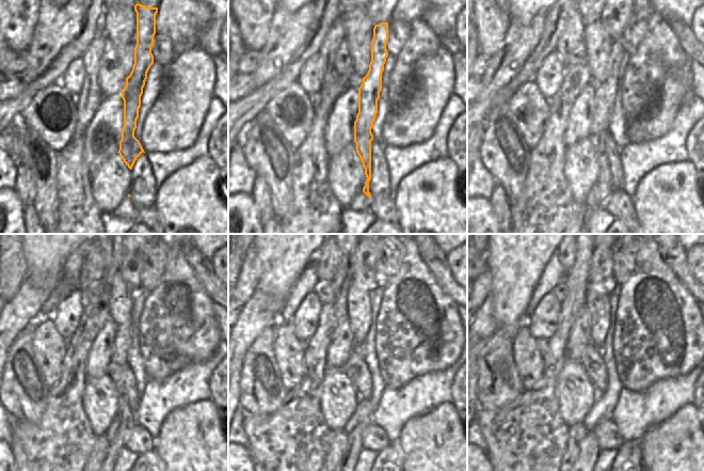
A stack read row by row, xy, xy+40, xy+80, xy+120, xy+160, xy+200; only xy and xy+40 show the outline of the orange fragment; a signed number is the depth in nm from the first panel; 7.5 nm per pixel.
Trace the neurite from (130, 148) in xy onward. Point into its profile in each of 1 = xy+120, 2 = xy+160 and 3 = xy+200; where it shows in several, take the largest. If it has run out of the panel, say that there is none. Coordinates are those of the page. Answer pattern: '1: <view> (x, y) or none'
1: xy+120 (126, 419)
2: xy+160 (354, 444)
3: xy+200 (589, 449)

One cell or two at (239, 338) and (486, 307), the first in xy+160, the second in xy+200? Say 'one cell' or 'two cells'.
one cell

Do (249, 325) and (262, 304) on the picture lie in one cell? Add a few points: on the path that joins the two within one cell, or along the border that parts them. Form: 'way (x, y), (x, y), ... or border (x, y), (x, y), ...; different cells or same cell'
way (253, 319), (260, 310); same cell

